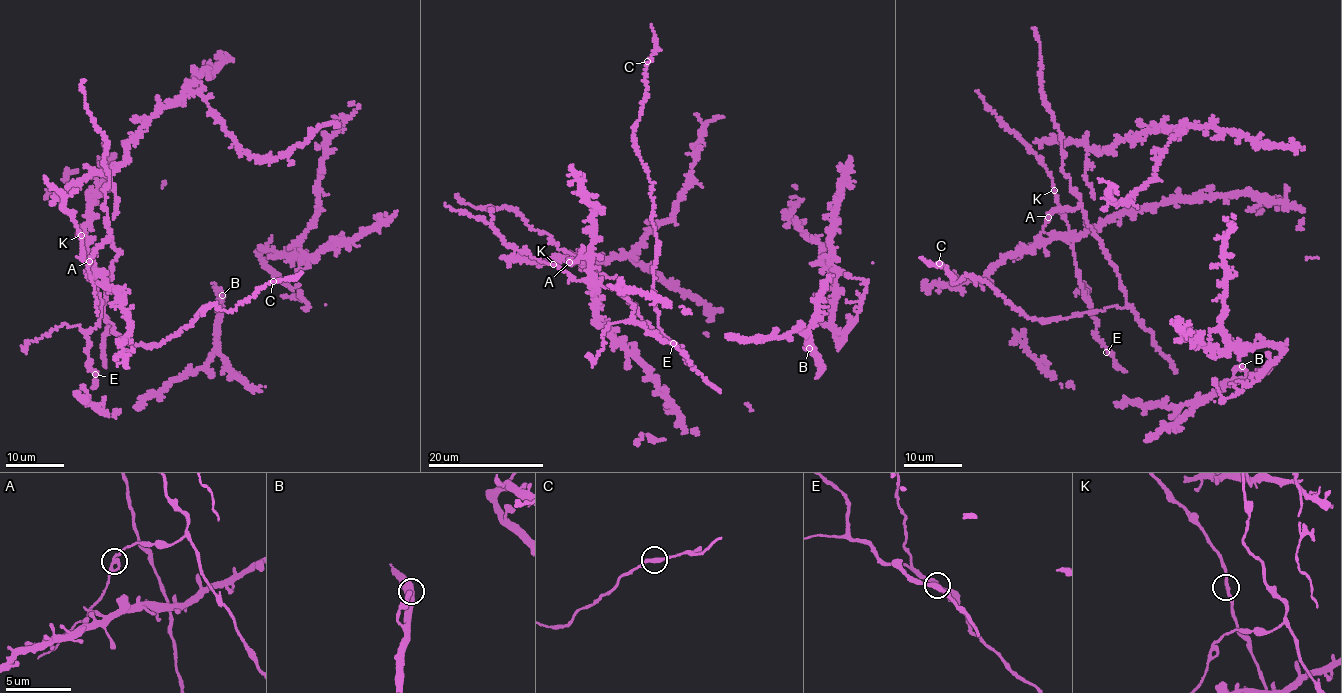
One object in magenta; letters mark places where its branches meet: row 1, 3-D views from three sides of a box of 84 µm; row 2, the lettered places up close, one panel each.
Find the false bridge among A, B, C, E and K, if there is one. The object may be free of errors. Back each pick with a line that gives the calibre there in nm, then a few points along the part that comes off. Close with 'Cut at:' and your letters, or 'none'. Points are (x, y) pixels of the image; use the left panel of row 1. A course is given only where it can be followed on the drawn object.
Cut at: none

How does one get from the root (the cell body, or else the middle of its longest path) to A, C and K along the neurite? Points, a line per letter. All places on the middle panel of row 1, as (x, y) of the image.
A: (633, 308), (630, 301), (612, 289), (595, 284), (588, 256), (580, 253), (576, 262), (570, 263)
C: (633, 308), (595, 284), (588, 256), (569, 261), (617, 281), (661, 333), (652, 183), (634, 134), (647, 61)
K: (633, 308), (626, 298), (609, 287), (576, 279), (553, 264)

